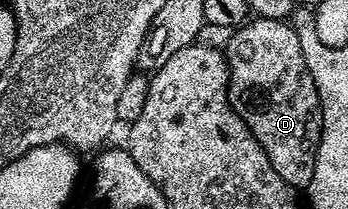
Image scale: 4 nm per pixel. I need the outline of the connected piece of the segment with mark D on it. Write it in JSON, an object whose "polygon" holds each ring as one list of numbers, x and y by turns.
{"polygon":[[256,17,254,20,244,22,232,34,235,35,228,40,227,46,225,45,225,57,227,59,227,70,231,74,231,82,227,86,227,99,231,101,233,112,237,112,237,116,241,116,241,120,245,120,245,124,249,128,249,132,253,132,257,144,261,144,261,148,265,148,265,156,269,156,269,164,273,164,273,168,277,168,277,176,281,176,281,180,285,180,285,184,296,188,306,188,313,180,313,164,317,160,317,148,323,131,323,113,319,103,319,93,315,87,313,76,305,64,305,52,301,52,301,40,297,40,294,25,287,20]]}

